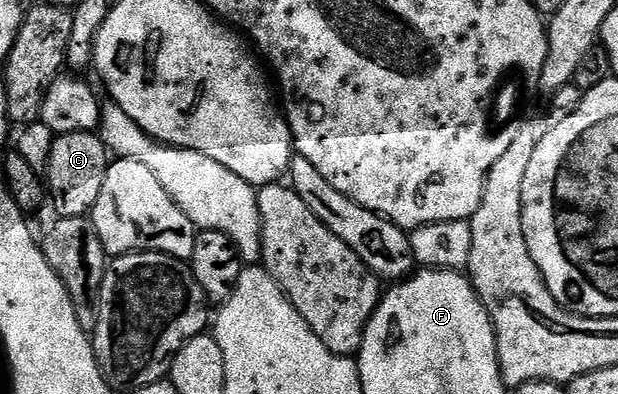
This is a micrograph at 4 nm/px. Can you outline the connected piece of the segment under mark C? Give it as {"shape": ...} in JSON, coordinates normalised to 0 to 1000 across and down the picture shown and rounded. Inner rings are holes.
{"shape":[[[120,335],[91,345],[79,388],[73,475],[81,515],[89,515],[97,551],[139,551],[150,533],[163,472],[170,472],[170,442],[176,414],[176,388],[165,353],[154,335]]]}

